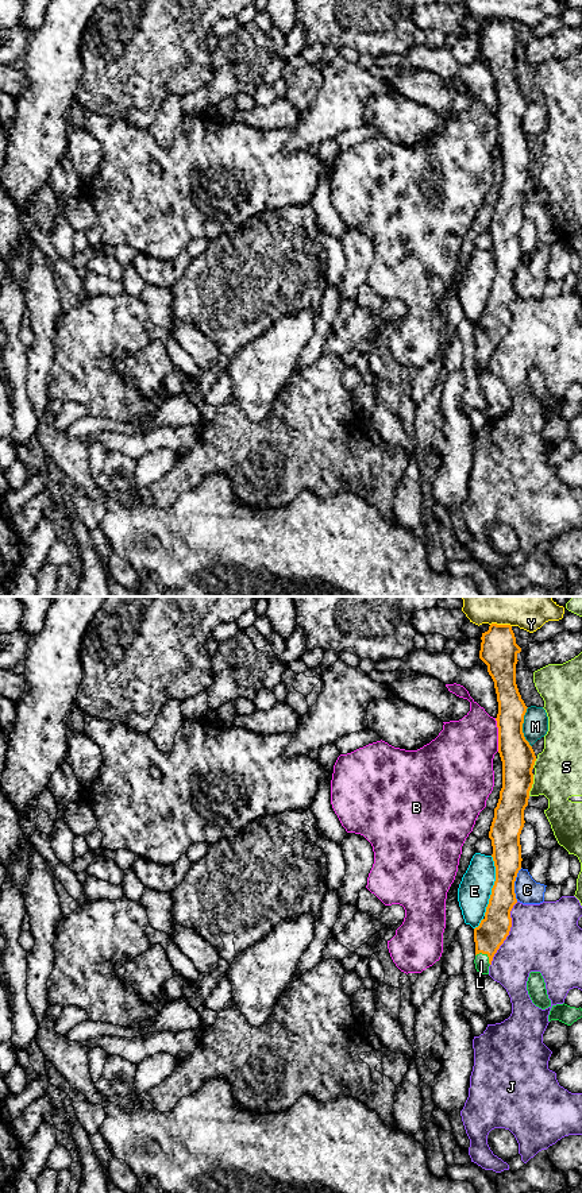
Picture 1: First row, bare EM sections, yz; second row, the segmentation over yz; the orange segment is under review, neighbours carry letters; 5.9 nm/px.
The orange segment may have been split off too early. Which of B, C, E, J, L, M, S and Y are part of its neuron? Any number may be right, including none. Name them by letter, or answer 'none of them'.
L

